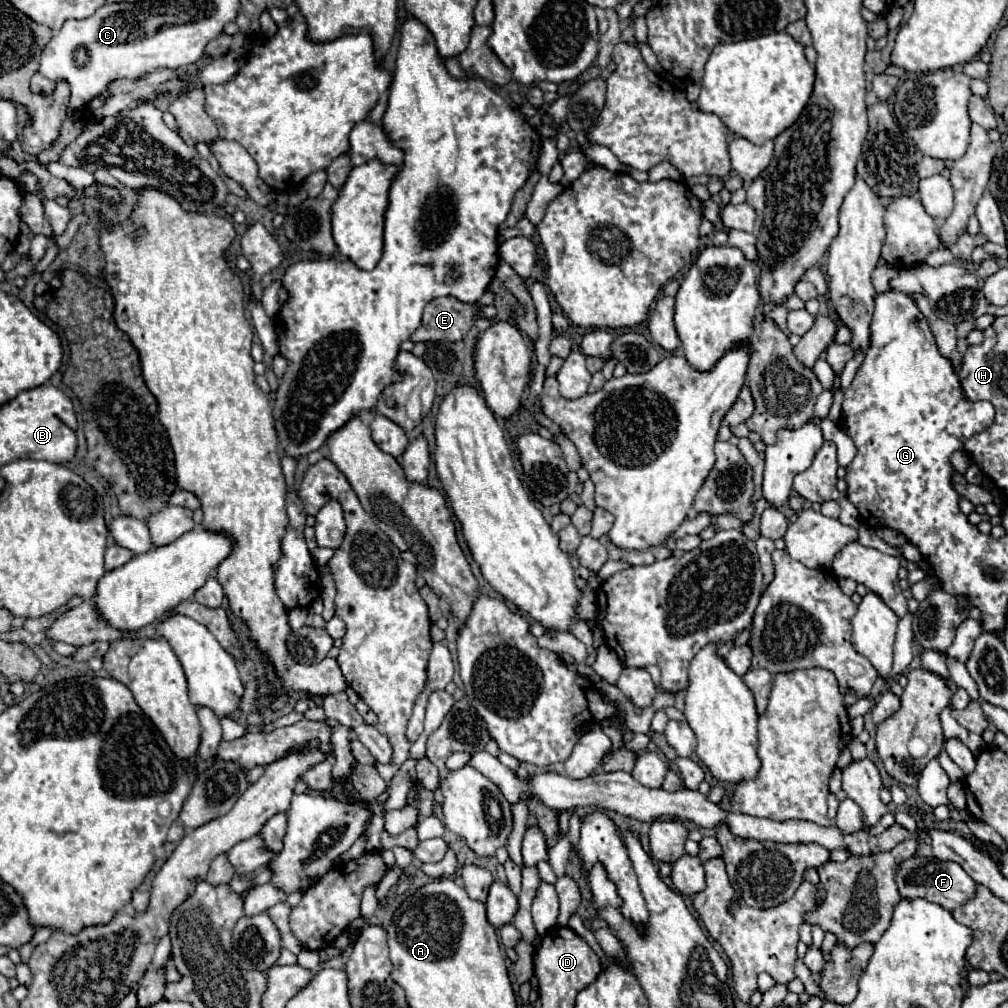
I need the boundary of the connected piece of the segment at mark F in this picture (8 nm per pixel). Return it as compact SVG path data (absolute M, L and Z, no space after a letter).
M910 857L904 861L896 873L896 883L900 889L900 897L916 899L924 897L932 903L942 905L948 911L954 911L974 899L976 895L976 881L954 861L940 861L934 857Z

